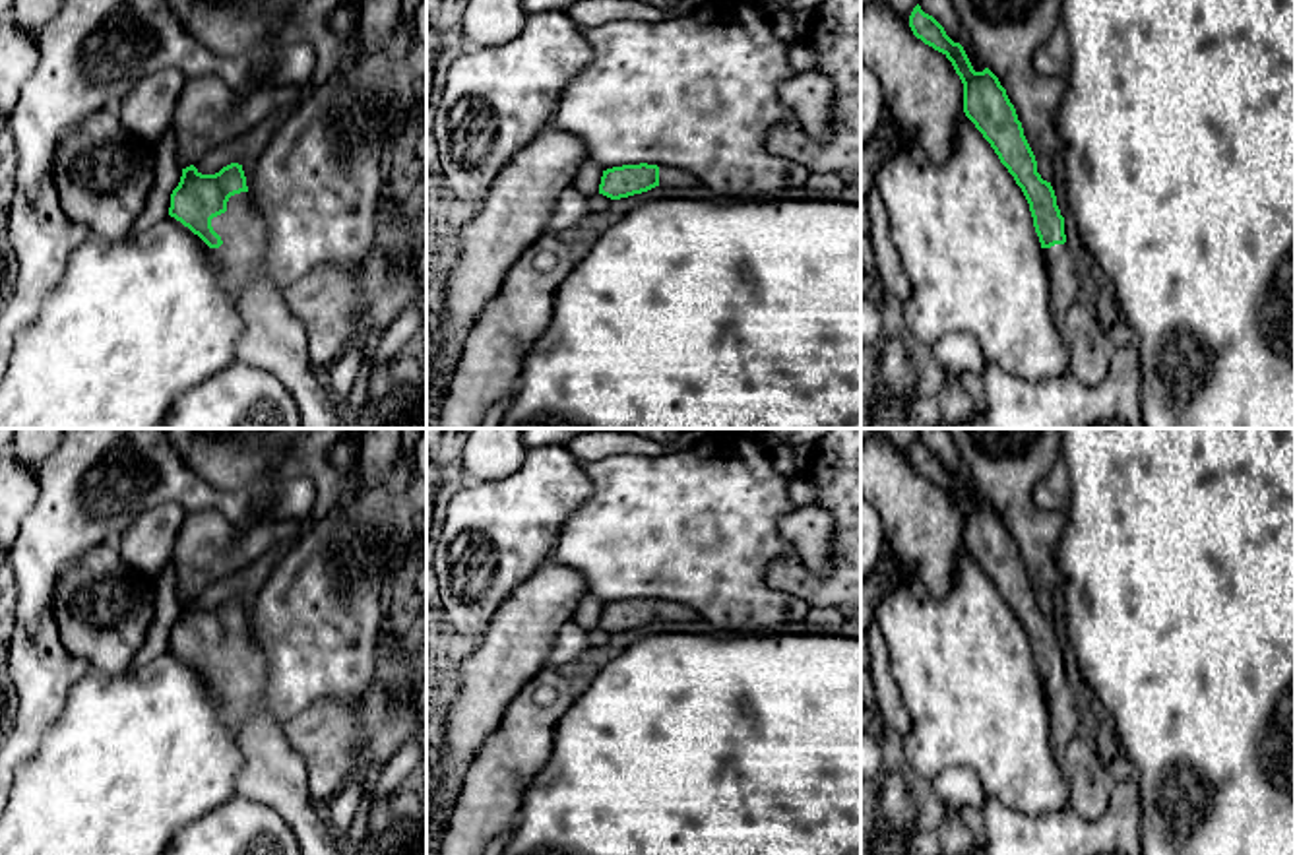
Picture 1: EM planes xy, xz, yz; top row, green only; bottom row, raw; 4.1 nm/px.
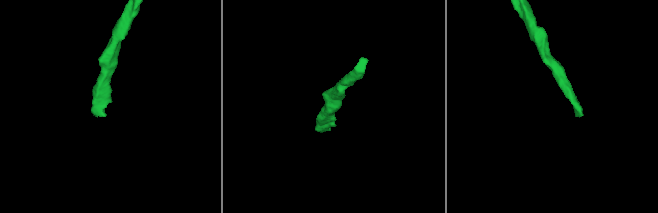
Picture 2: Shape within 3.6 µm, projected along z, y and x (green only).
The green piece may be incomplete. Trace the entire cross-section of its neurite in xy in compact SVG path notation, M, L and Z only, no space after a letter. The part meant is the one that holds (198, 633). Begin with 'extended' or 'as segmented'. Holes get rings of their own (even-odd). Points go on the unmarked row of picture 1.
extended | M231 597L215 609L202 609L194 599L182 603L169 649L211 682L219 715L235 731L246 760L237 795L275 808L297 836L300 855L339 855L324 808L308 795L304 762L266 712L266 661L254 644L242 599Z

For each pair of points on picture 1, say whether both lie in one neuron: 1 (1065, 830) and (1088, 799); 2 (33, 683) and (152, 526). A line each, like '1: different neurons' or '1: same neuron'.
1: different neurons
2: different neurons

